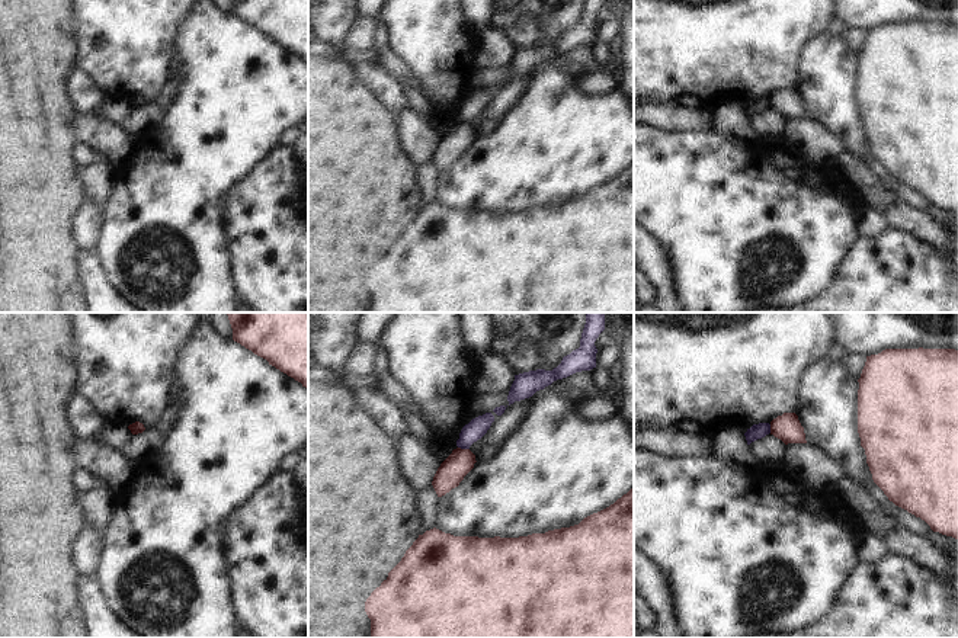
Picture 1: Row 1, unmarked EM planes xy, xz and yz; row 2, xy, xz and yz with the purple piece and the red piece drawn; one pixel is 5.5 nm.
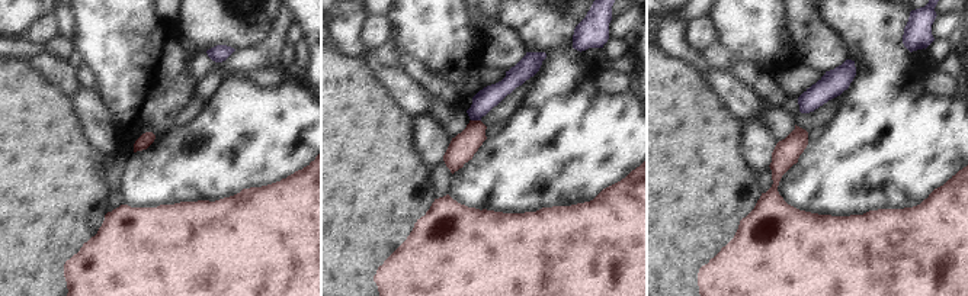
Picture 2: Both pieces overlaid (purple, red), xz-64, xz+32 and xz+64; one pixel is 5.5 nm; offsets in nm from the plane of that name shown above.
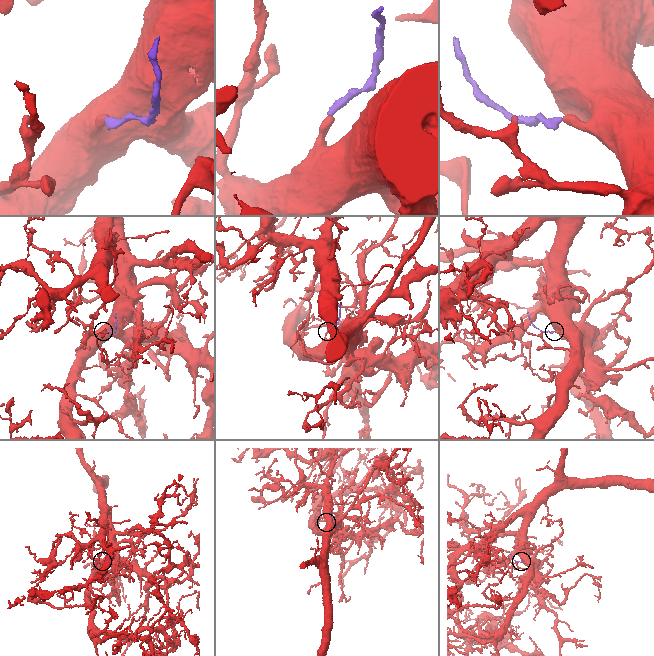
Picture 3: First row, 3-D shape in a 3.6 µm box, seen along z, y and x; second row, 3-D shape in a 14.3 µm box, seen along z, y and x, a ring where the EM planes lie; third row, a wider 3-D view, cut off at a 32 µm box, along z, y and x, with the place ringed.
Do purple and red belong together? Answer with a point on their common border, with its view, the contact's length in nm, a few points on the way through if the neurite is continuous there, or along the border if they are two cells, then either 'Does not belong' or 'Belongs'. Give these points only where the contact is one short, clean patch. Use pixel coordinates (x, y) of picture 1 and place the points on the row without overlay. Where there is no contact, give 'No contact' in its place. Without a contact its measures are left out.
Touches purple at xz (464, 122). Shared border 70 nm. Boundary: xz (458, 121), (468, 124). Does not belong.

